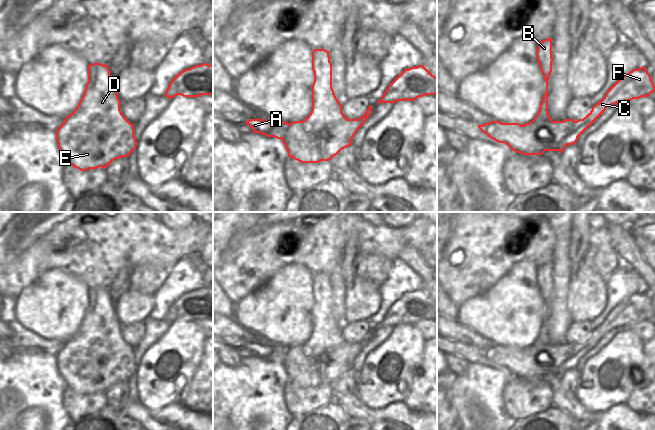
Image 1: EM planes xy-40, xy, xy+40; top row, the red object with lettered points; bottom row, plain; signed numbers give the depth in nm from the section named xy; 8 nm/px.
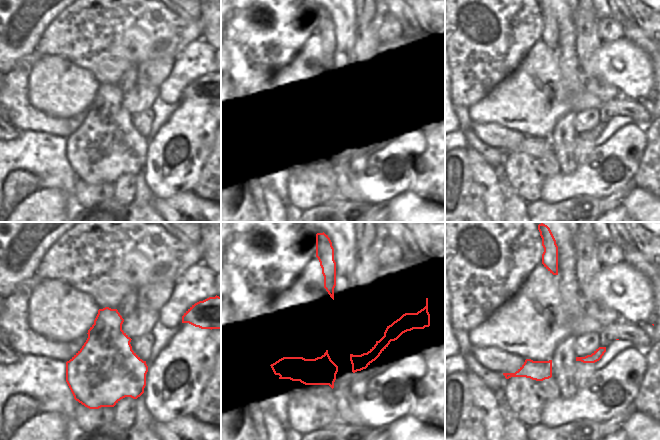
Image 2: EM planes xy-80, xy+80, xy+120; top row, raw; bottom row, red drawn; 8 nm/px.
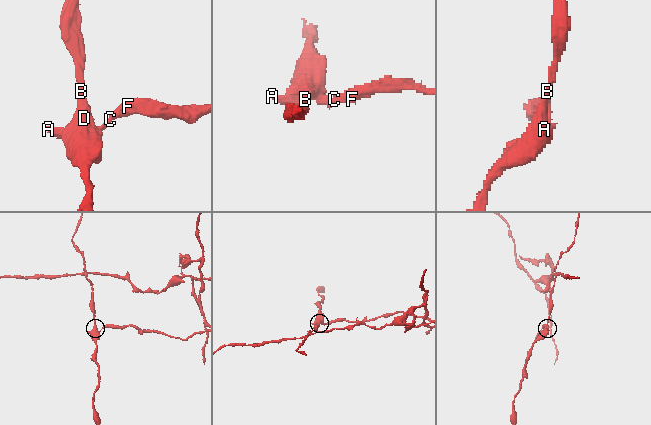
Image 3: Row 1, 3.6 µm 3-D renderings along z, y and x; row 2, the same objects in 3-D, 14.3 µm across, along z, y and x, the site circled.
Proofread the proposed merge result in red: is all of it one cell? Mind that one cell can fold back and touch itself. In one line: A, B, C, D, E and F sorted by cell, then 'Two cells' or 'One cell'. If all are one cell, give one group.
Groups: A C F / B D E. Two cells.

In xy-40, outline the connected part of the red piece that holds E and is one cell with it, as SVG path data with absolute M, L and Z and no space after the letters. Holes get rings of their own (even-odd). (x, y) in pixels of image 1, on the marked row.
M88 65L88 82L84 94L74 110L56 131L58 148L66 163L87 171L99 167L107 168L115 159L128 157L137 146L134 125L122 114L116 92L116 79L110 74L108 65ZM99 117L103 123L119 125L128 133L128 140L109 157L100 156L99 145L103 135L91 137L88 124Z

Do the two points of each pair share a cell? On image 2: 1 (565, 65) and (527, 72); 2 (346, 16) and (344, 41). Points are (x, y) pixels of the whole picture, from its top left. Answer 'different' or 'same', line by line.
1: different
2: same

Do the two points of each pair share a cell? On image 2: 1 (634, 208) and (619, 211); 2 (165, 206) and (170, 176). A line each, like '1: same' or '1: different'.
1: different
2: different

